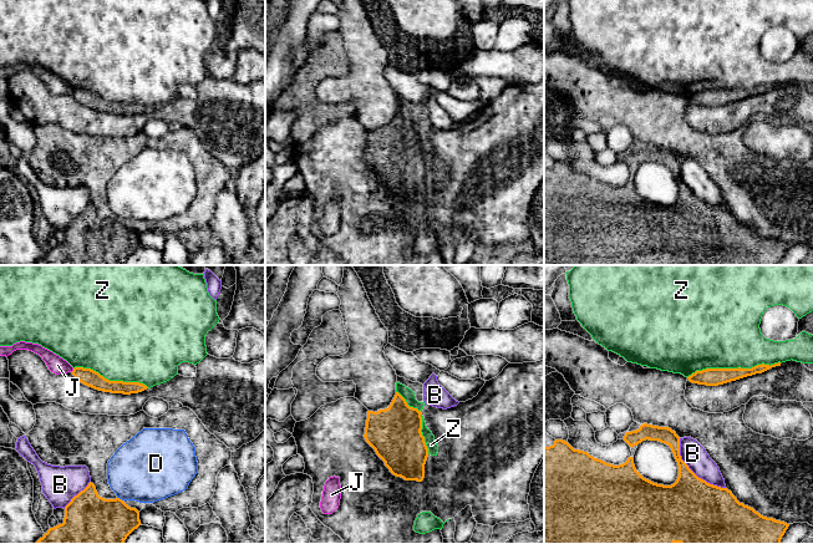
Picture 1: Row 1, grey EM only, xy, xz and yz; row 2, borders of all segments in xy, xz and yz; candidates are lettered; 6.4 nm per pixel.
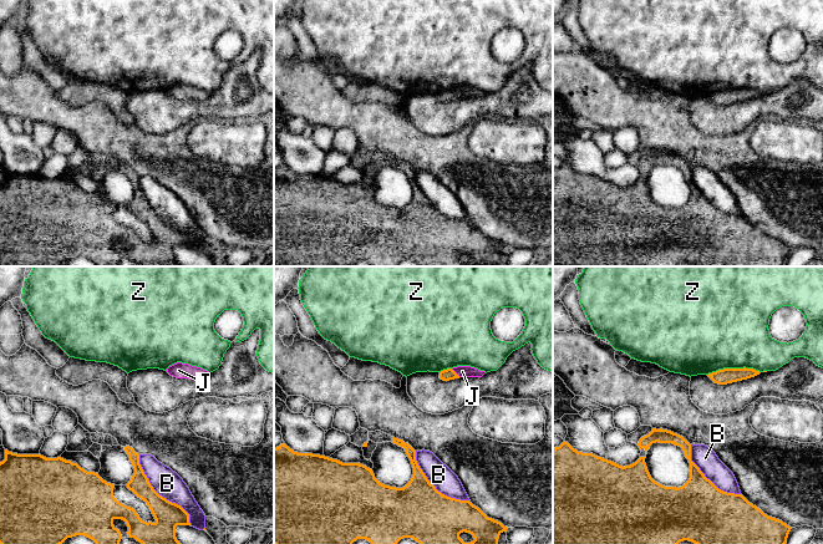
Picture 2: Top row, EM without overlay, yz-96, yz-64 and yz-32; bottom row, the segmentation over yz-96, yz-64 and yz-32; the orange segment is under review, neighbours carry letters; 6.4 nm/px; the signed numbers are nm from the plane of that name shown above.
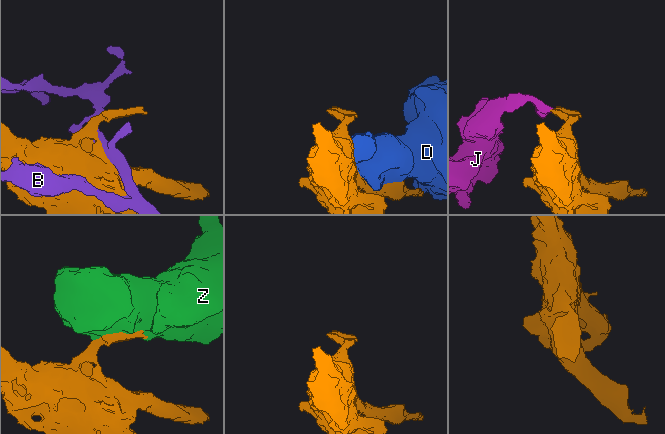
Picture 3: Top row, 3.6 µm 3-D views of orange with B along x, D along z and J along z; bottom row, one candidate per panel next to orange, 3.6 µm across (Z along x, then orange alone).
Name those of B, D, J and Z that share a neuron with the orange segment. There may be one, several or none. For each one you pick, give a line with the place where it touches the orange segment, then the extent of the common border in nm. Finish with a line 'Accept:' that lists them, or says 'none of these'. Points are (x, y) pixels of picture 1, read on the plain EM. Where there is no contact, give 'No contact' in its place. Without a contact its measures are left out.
Accept: none of these

